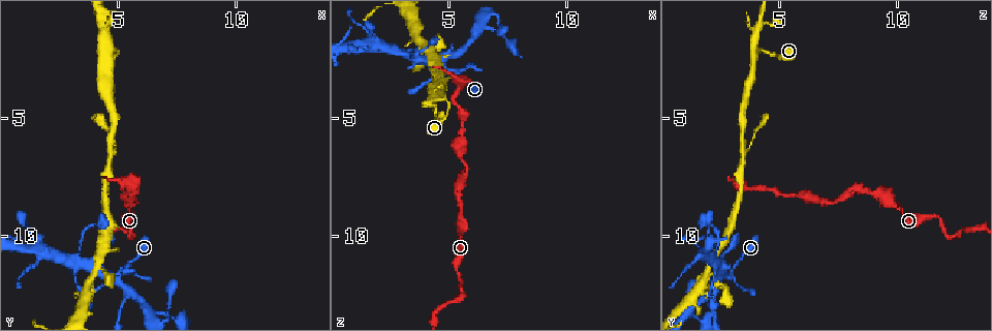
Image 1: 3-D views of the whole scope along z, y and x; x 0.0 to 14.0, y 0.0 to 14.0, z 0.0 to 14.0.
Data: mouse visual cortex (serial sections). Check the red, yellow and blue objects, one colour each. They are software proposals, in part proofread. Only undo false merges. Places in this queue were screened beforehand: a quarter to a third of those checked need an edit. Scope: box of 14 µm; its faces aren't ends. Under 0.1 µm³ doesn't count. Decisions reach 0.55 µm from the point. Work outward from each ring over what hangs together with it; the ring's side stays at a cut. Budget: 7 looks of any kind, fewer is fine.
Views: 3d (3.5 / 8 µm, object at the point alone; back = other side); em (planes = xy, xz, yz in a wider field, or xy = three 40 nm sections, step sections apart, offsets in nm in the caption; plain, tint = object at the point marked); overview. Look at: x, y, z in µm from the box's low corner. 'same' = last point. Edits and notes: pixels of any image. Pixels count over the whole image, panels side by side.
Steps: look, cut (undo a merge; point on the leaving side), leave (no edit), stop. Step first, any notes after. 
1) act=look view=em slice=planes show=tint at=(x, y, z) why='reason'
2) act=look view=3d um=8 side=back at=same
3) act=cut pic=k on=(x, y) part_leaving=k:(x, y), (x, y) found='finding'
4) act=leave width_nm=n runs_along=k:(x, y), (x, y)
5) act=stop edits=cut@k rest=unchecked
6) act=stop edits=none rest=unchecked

act=look view=3d um=3.5 side=back at=(4.7, 2.1, 4.1) why='thin neck'

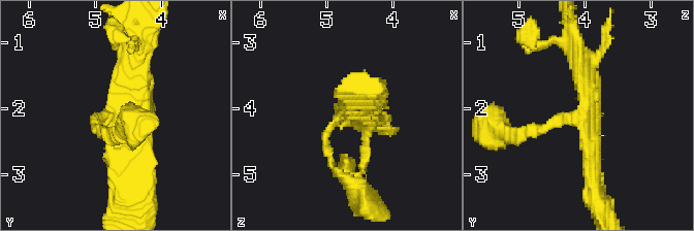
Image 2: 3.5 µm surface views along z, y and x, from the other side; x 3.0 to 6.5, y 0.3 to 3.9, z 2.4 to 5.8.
act=leave runs_along=2:(525, 130), (584, 118), (594, 177) found='one cell here'

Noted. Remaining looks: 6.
act=look view=3d um=3.5 at=(5.4, 11.3, 3.1) why='narrows sharply'

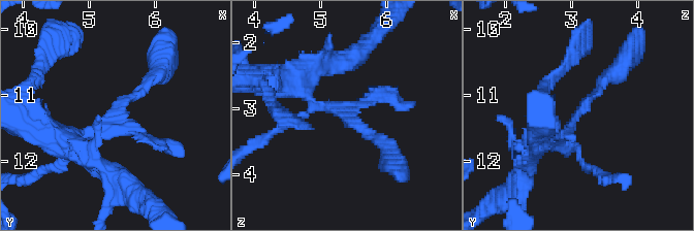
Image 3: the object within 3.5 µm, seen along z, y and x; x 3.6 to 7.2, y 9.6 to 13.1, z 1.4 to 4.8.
act=look view=em slice=planes show=tint at=(5.35, 11.25, 3.15) why='now the EM'

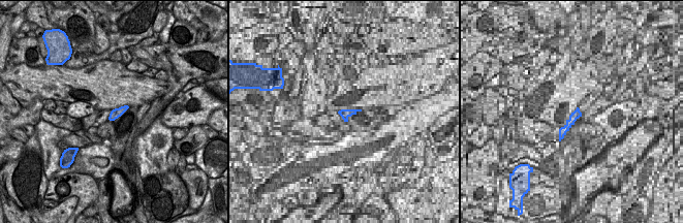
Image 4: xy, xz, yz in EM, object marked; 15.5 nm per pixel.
act=look view=em slice=xy step=3 show=tint at=same why='another direction'

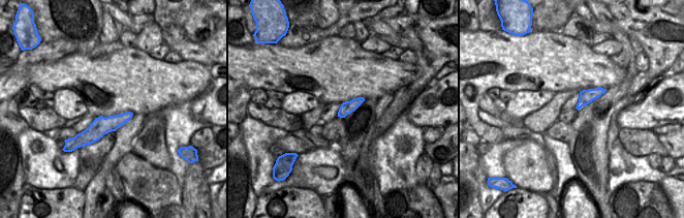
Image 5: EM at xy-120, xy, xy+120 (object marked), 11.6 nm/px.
act=leave runs_along=5:(129, 115), (79, 138) found='one cell here'

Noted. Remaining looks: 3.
act=look view=3d um=3.5 at=(6.2, 13.3, 1.2) why='branch point'

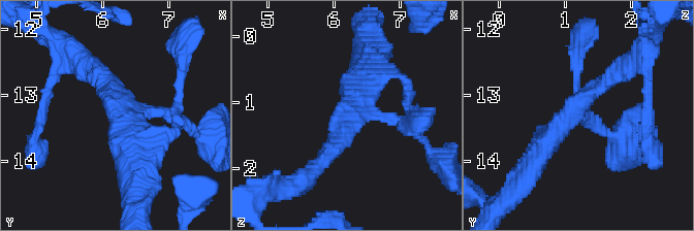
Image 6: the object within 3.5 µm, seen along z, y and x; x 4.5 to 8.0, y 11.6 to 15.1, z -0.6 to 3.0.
act=look view=em slice=xy step=5 show=tint at=(6.25, 13.30, 1.10) arms=3 arm_widths_nm=150,250,250 why='need the tissue'

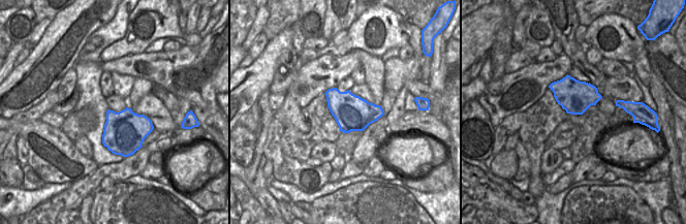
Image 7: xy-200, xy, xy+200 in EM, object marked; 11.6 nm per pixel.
act=look view=em slice=xy step=2 show=tint at=same why='another direction'

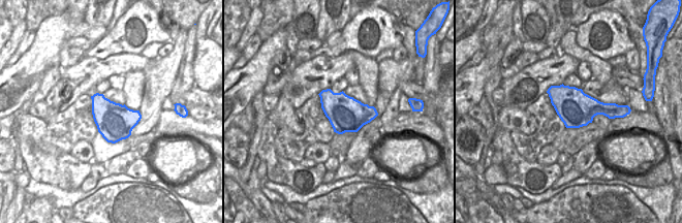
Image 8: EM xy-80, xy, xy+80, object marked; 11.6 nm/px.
act=leave width_nm=420 runs_along=6:(325, 156), (354, 95), (396, 74) found='one cell here'

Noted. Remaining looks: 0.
act=stop edits=none rest=unchecked

